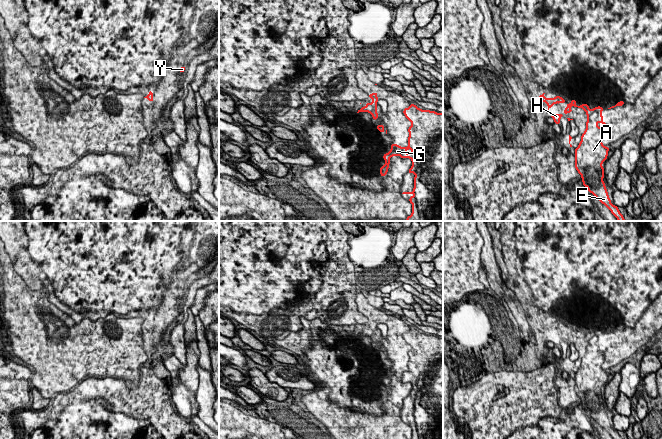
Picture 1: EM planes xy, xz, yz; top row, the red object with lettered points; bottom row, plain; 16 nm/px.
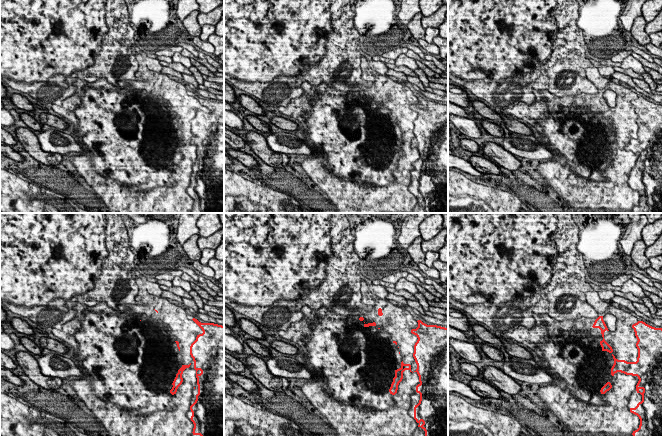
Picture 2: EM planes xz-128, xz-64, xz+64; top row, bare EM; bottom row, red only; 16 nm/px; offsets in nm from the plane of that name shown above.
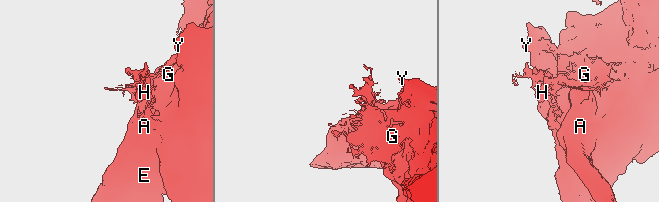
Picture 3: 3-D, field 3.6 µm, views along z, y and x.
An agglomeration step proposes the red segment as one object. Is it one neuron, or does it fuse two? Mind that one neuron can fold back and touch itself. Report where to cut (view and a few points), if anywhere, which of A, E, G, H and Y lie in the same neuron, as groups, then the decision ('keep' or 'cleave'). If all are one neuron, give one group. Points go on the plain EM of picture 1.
no cut | A E G H Y | keep

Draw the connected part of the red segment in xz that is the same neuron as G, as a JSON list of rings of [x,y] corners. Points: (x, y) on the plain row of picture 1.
[[[414,328],[403,334],[405,341],[412,347],[408,352],[409,361],[408,370],[400,371],[398,368],[391,368],[391,373],[383,379],[385,389],[380,391],[380,399],[384,401],[388,397],[392,380],[401,382],[410,382],[412,390],[408,397],[414,397],[414,412],[412,416],[403,416],[402,418],[411,418],[409,426],[412,428],[411,439],[443,439],[443,337],[437,337],[430,334],[422,334]]]

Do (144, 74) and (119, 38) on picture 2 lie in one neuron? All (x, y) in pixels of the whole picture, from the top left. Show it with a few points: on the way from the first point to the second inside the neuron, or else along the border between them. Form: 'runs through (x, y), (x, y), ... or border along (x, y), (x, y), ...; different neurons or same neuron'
border along (139, 65), (135, 73), (138, 79); different neurons

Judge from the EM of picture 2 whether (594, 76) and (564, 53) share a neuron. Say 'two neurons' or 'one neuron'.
two neurons

